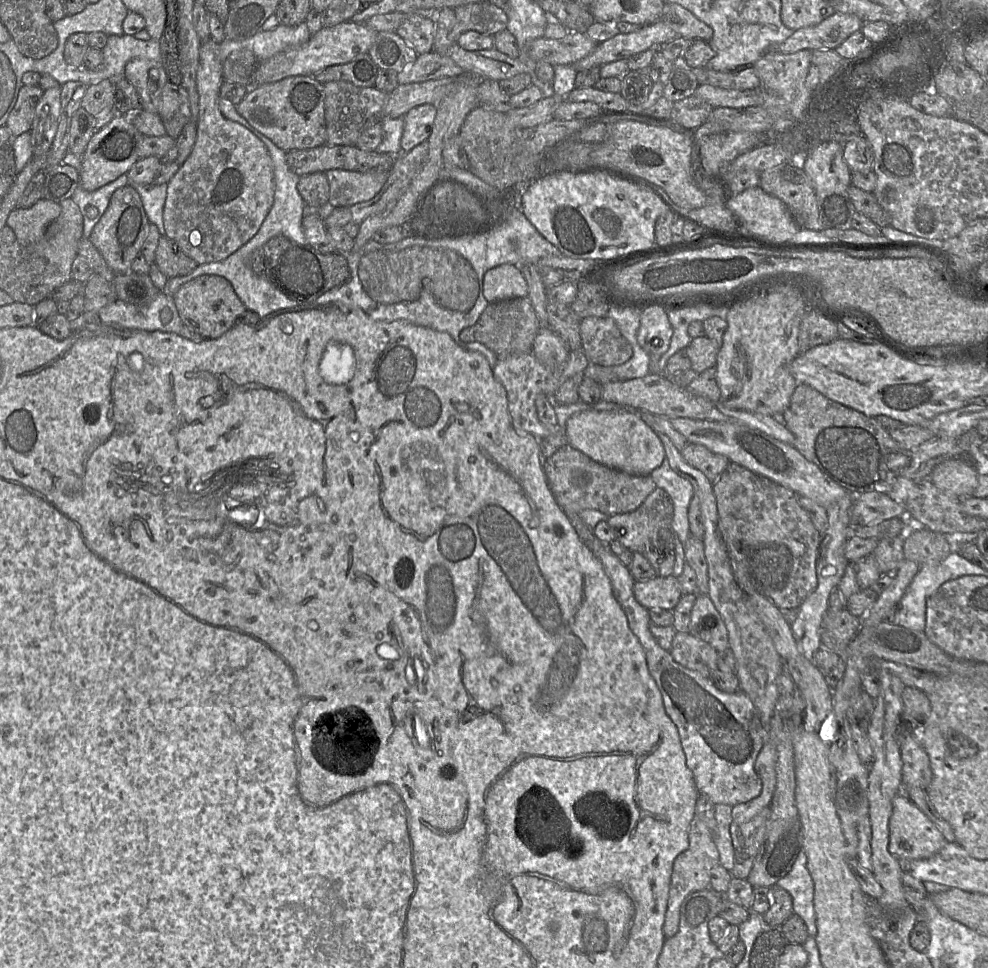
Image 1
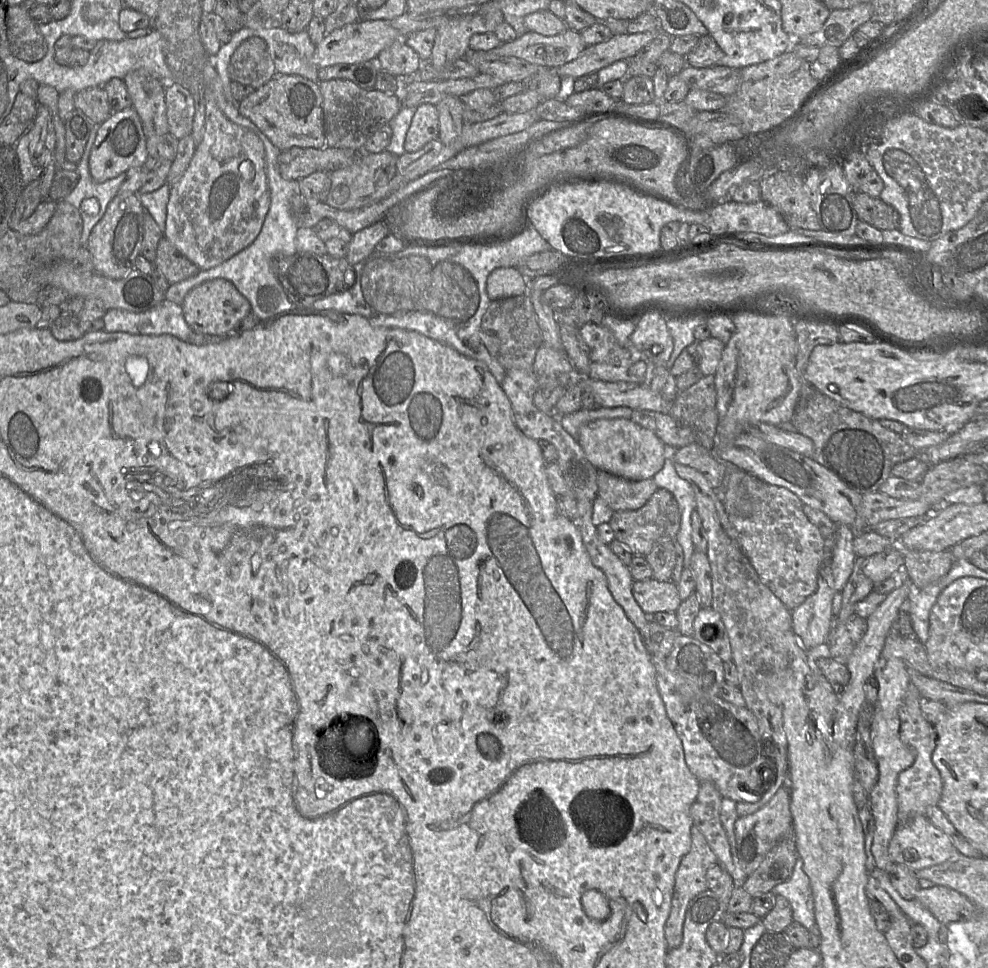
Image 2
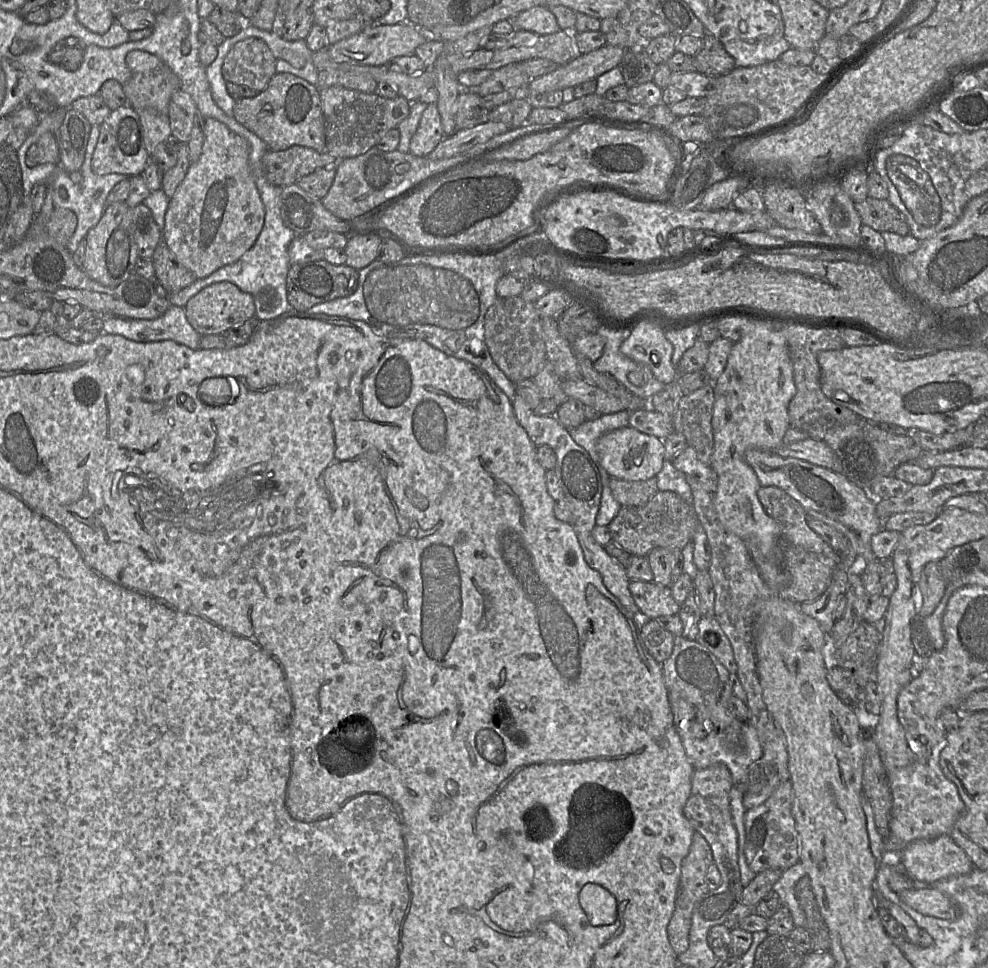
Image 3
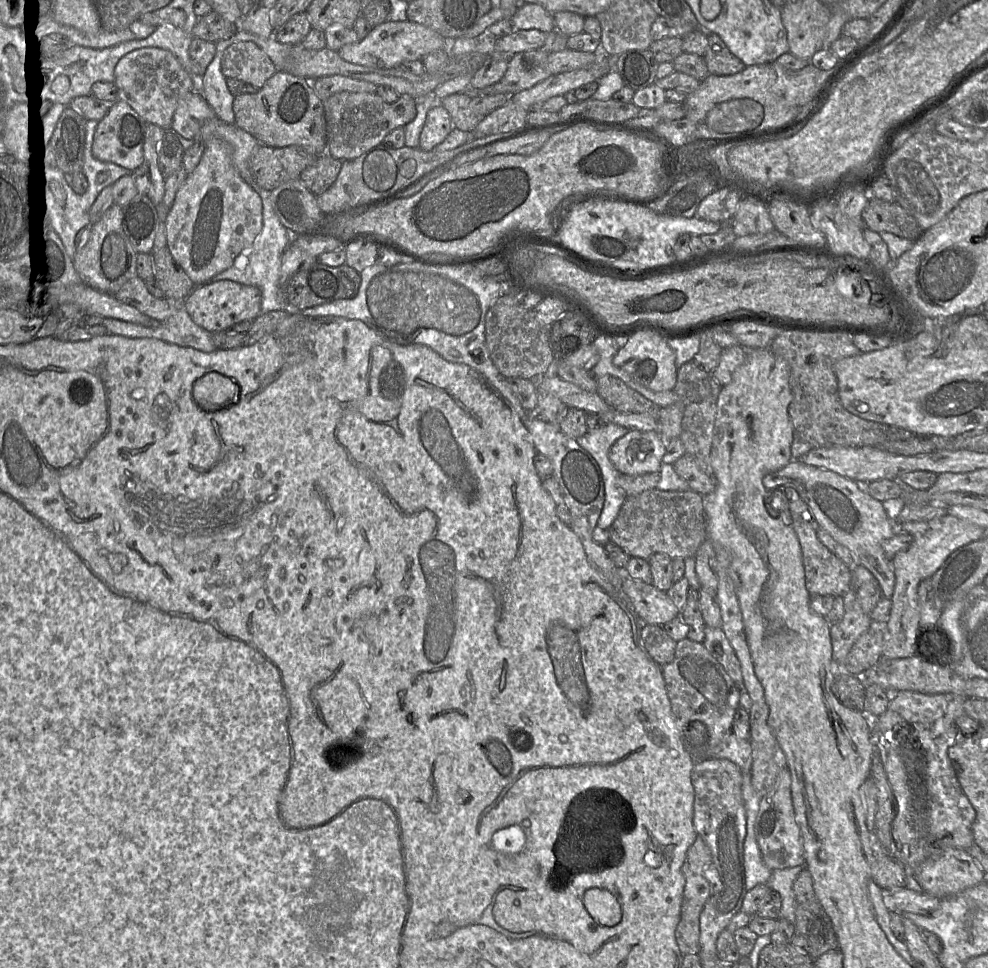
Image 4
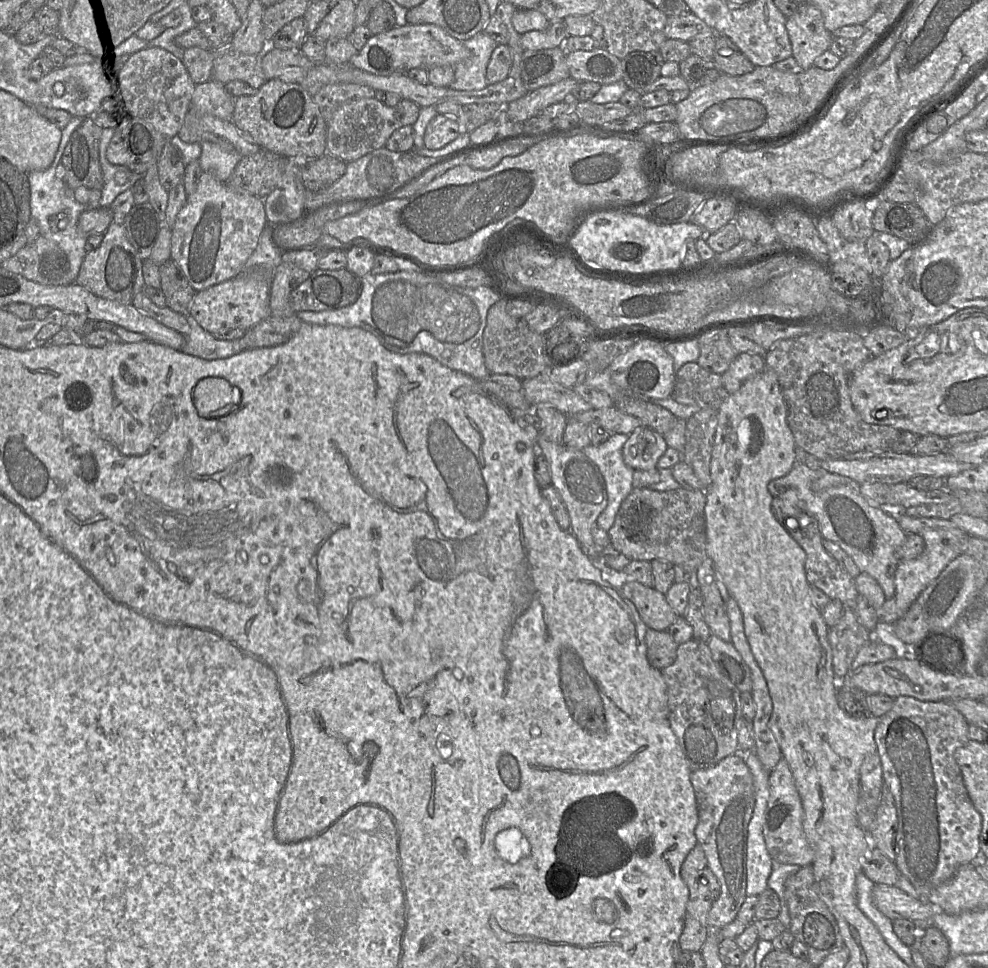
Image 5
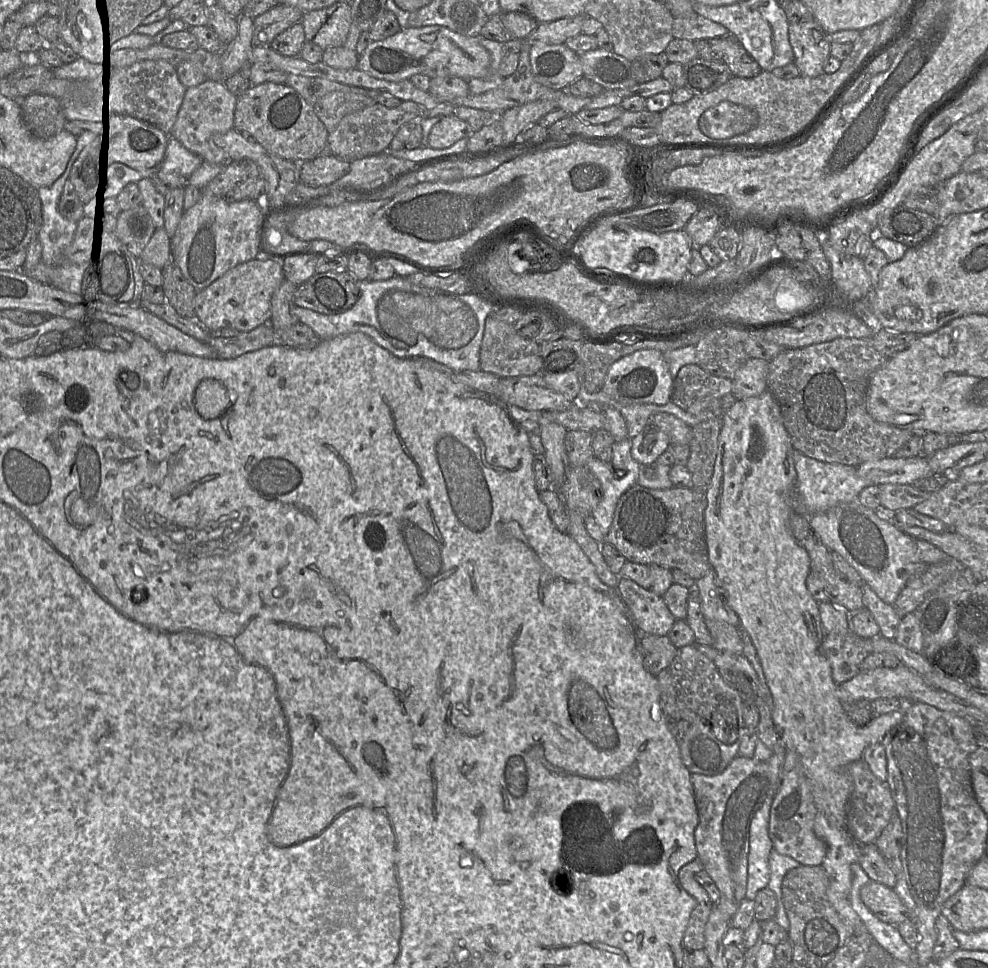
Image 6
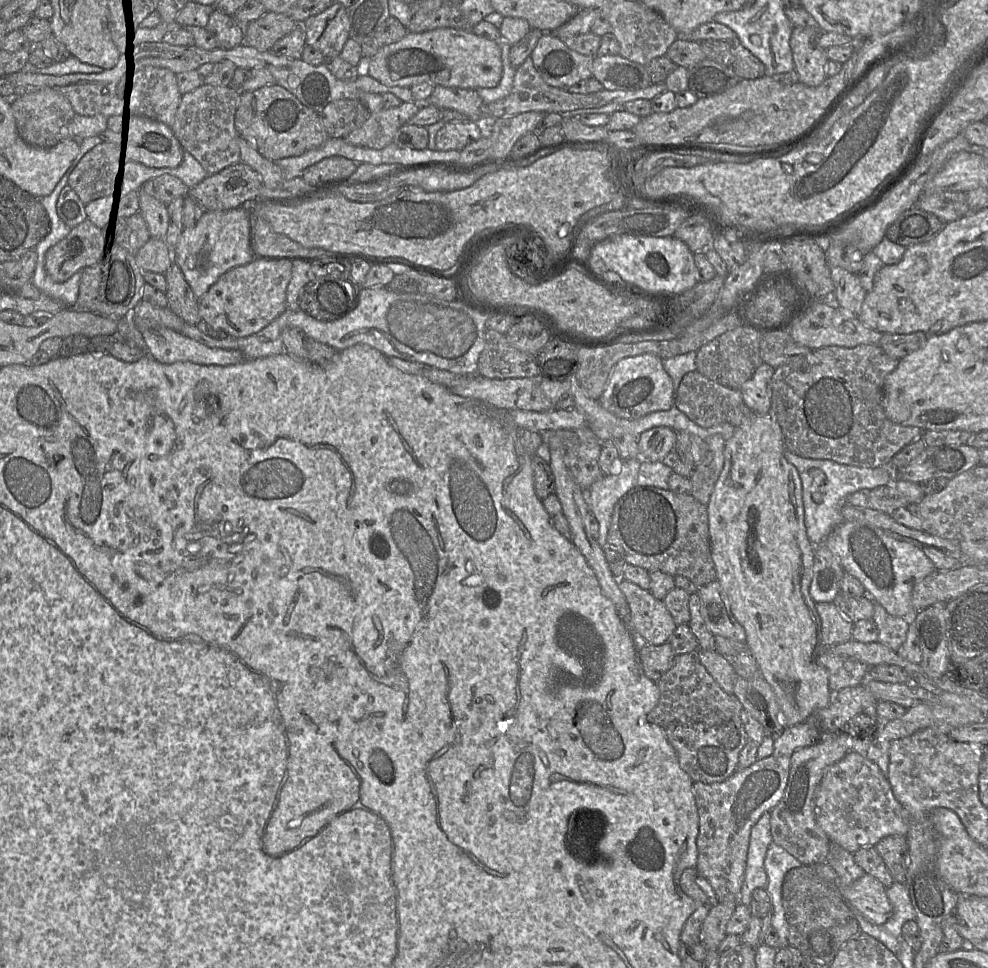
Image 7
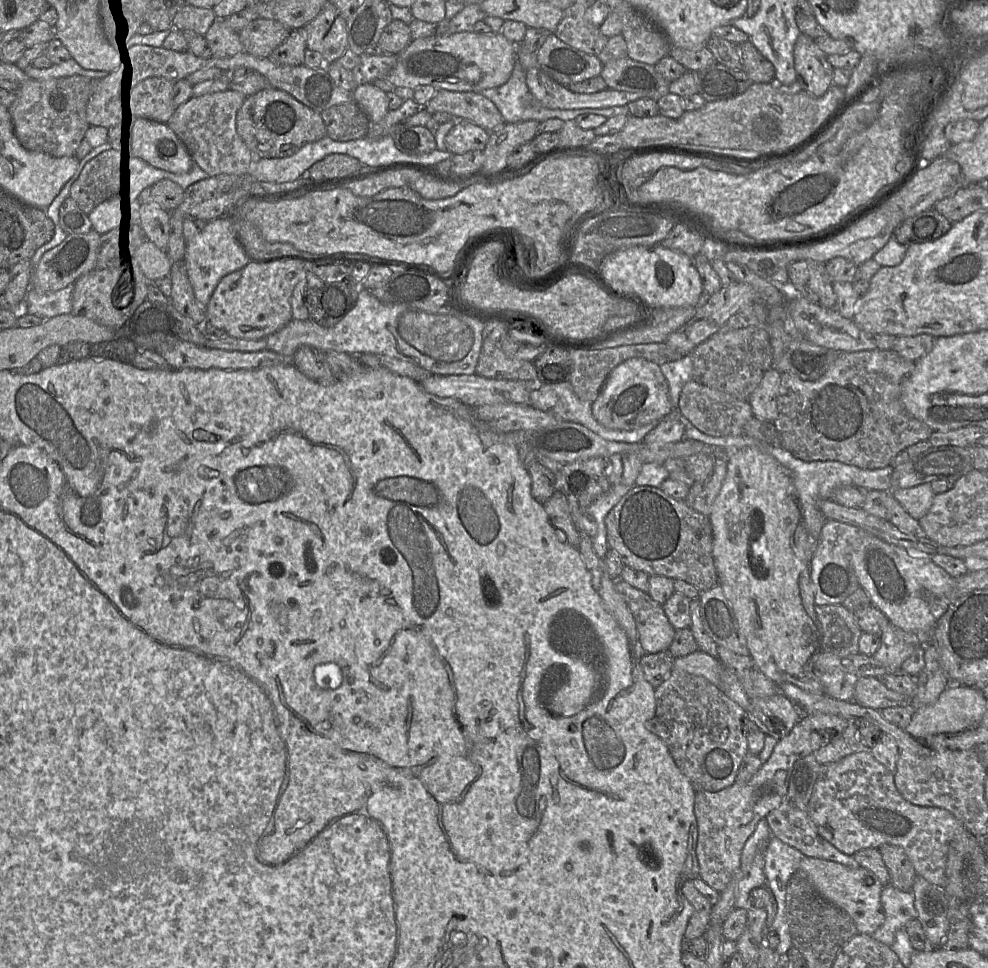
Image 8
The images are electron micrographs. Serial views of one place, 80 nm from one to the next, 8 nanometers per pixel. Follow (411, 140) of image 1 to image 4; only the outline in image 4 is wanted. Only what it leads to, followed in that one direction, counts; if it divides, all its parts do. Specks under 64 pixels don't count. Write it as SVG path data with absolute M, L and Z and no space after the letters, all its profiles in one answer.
M442 105L433 107L427 113L420 134L419 148L425 152L433 151L453 129L451 117L446 109Z

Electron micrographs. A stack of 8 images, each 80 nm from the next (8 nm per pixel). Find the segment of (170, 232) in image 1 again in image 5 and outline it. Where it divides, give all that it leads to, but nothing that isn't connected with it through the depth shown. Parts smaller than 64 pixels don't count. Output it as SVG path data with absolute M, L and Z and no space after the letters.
M202 172L195 192L187 196L171 229L171 259L198 292L241 274L267 224L264 199L233 190Z

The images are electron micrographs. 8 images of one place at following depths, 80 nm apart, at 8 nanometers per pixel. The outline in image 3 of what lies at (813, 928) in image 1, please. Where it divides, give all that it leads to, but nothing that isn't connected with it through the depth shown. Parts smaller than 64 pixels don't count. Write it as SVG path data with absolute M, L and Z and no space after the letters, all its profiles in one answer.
M798 862L783 871L779 880L772 887L772 890L779 895L781 905L789 909L794 925L801 927L804 927L806 917L796 898L795 885L805 875L806 871L803 865L801 862Z

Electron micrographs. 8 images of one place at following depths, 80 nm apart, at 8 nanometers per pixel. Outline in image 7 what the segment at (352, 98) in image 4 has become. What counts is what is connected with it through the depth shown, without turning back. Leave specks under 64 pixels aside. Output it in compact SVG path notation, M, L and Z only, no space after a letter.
M402 102L394 108L383 108L370 113L361 127L352 131L343 139L346 143L380 150L391 142L397 130L419 111L420 105L415 102Z

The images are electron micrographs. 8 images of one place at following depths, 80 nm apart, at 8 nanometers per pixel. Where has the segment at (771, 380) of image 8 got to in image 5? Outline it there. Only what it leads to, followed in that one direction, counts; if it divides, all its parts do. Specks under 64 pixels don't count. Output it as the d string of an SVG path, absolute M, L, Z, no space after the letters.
M739 353L722 377L722 387L730 394L735 393L751 377L766 369L763 356Z

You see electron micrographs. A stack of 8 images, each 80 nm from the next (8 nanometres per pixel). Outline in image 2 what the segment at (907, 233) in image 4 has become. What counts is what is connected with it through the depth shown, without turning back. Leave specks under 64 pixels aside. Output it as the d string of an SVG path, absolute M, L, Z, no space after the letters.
M853 191L853 204L859 220L881 231L899 230L900 215L898 211L880 198L871 197L862 191Z

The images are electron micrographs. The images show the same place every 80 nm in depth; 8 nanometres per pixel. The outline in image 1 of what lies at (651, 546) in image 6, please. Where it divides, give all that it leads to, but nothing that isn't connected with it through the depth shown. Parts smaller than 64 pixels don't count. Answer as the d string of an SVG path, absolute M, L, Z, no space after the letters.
M656 487L636 510L609 516L607 523L622 545L643 554L652 546L659 530L671 528L673 514L670 496Z

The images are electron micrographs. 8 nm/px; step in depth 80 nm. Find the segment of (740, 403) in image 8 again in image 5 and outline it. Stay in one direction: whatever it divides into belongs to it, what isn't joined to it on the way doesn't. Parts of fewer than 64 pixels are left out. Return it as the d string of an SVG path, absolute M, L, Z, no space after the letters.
M696 362L681 366L675 376L671 397L684 405L698 406L702 394L722 387L722 377L701 368Z

